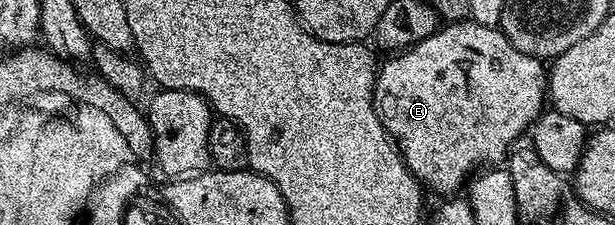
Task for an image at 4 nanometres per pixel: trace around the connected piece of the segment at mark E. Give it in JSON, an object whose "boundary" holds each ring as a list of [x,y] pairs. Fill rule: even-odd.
{"boundary":[[[470,19],[452,21],[436,28],[433,35],[421,39],[416,45],[411,45],[408,49],[396,52],[388,57],[391,58],[384,65],[382,62],[375,74],[373,107],[377,111],[377,119],[381,119],[383,128],[397,142],[403,161],[407,165],[407,170],[414,175],[415,180],[419,182],[424,190],[432,189],[435,193],[447,193],[443,195],[458,194],[460,192],[459,188],[462,190],[476,171],[482,170],[484,167],[495,167],[500,163],[506,162],[507,154],[513,142],[530,130],[536,119],[539,118],[539,114],[544,112],[545,102],[548,100],[548,70],[545,68],[544,62],[533,55],[525,55],[521,51],[517,51],[517,47],[513,47],[513,43],[509,43],[509,39],[502,29],[494,25],[482,25]]]}

